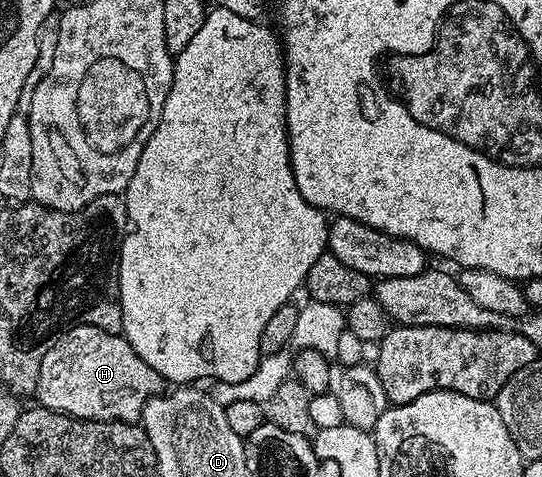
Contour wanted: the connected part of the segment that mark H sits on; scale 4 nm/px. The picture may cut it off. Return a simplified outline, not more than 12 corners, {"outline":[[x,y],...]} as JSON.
{"outline":[[75,325],[34,396],[85,421],[138,422],[165,382],[127,338]]}

